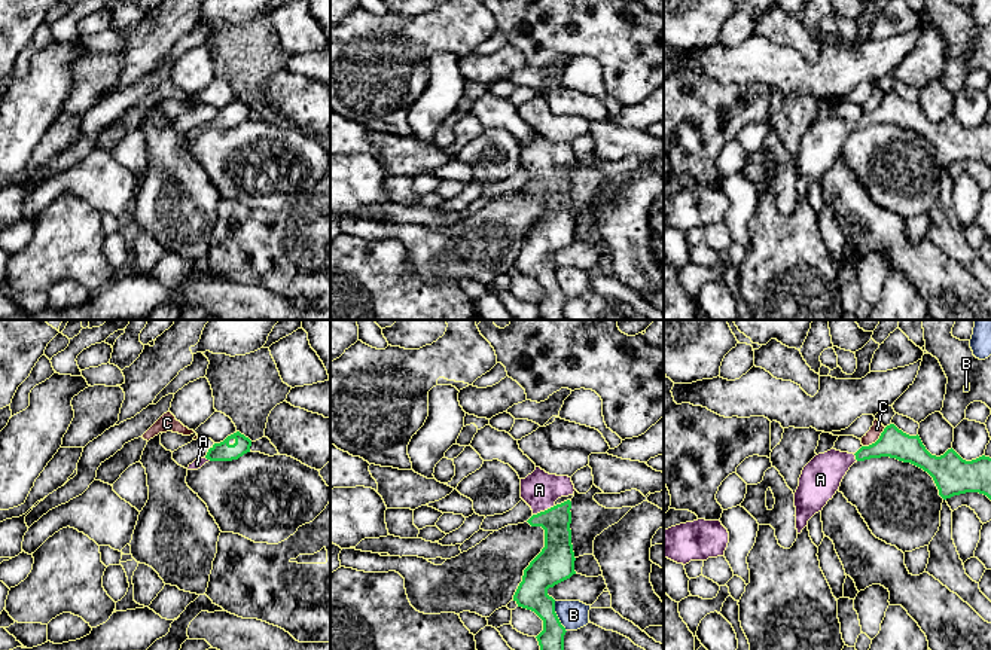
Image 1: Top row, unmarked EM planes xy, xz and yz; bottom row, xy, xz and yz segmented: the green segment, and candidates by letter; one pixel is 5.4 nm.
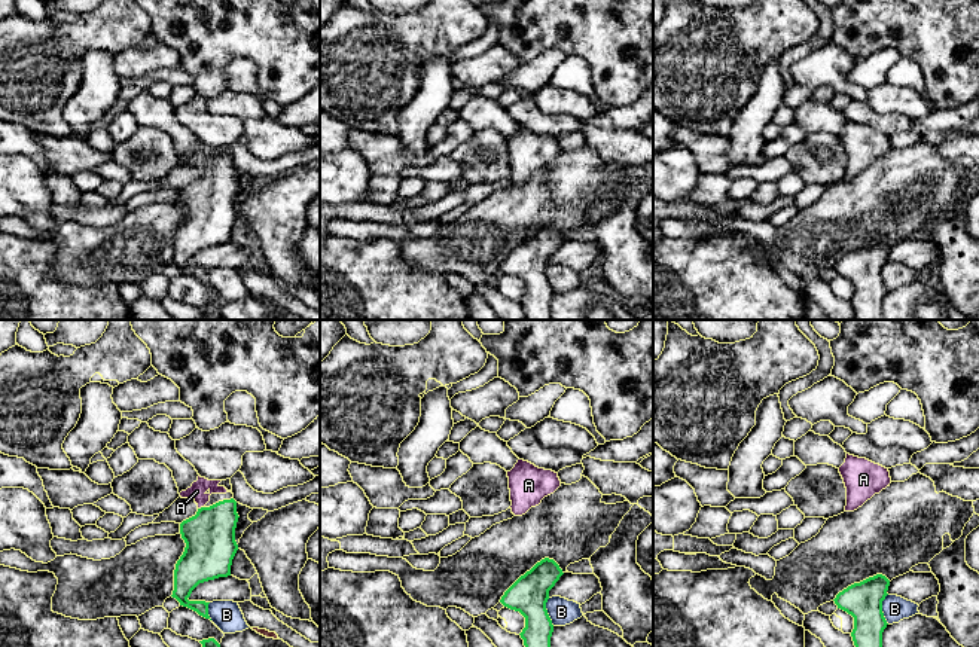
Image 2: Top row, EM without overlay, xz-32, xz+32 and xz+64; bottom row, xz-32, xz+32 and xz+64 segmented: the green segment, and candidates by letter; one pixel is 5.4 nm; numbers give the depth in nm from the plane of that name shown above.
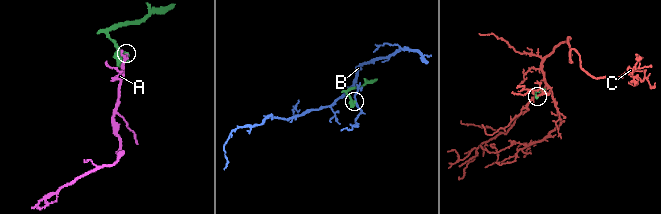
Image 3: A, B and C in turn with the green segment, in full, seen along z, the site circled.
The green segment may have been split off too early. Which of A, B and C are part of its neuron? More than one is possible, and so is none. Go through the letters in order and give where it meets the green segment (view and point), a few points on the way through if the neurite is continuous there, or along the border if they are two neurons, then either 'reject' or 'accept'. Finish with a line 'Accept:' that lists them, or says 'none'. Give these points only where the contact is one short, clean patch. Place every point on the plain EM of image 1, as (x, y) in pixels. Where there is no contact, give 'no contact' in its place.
A: xz (545, 177) | across xz (557, 222), (557, 191), (545, 177), (539, 156) | accept
B: xz (557, 283) | along xz (554, 268), (554, 277), (566, 298) | reject
C: yz (877, 107) | along yz (886, 94), (874, 109), (863, 113) | reject
Accept: A

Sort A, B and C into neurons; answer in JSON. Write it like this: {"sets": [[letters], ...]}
{"sets": [["A"], ["B"], ["C"]]}

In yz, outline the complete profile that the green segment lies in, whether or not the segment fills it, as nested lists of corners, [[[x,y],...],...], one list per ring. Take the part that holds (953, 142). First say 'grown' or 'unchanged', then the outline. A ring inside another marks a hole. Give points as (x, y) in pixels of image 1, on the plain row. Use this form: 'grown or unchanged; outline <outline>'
grown; outline [[[890,91],[875,110],[862,113],[856,120],[830,116],[804,134],[795,159],[798,201],[833,165],[854,129],[881,123],[911,129],[927,138],[943,167],[966,159],[979,159],[991,167],[990,123],[966,128],[952,115],[936,123],[926,116],[918,101],[909,103]]]

